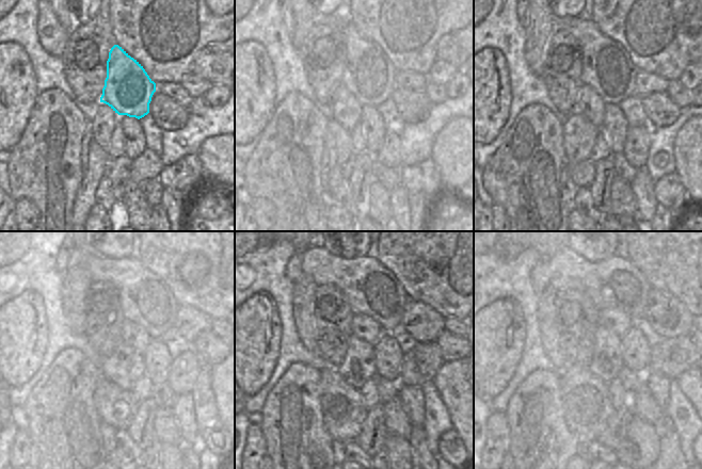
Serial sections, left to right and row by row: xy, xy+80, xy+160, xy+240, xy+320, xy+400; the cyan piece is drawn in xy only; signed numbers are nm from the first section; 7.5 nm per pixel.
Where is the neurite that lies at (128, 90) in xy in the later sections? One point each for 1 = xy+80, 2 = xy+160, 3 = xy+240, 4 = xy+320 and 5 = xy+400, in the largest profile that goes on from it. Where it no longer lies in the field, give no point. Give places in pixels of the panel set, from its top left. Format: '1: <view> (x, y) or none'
1: xy+80 (368, 75)
2: xy+160 (607, 68)
3: xy+240 (143, 303)
4: xy+320 (372, 291)
5: xy+400 (615, 281)

